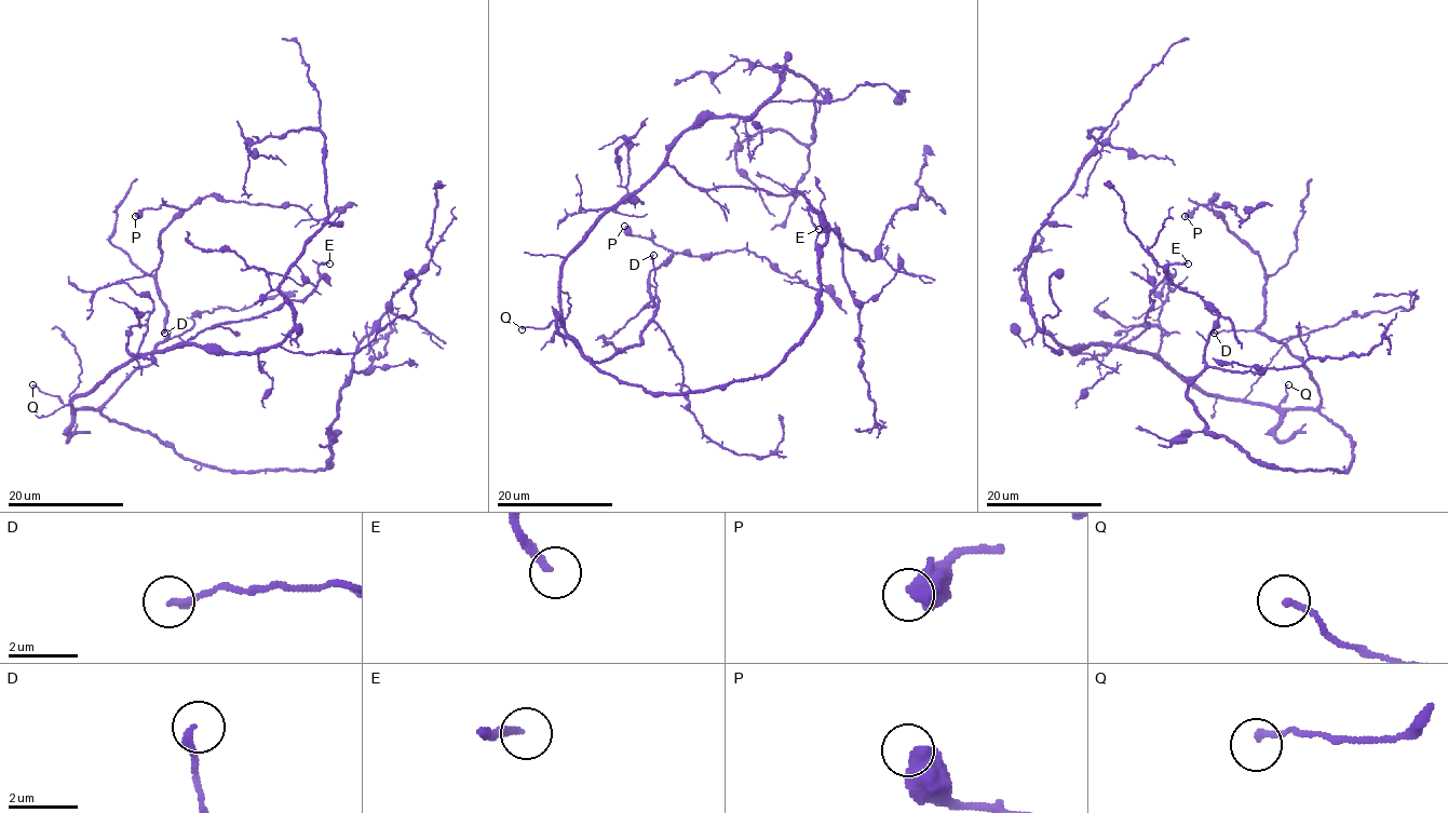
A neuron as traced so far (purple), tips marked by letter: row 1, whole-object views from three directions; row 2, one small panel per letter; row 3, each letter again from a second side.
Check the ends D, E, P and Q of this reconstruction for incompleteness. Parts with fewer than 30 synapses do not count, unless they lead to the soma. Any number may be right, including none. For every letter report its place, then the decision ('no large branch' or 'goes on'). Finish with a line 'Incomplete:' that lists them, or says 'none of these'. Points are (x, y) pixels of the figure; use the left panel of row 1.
D: at (164, 333); no large branch
E: at (329, 263); no large branch
P: at (135, 216); no large branch
Q: at (32, 384); no large branch
Incomplete: none of these

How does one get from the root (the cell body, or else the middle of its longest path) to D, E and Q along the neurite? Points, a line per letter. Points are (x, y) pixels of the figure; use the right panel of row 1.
D: (1263, 405), (1315, 408), (1321, 397), (1318, 383), (1306, 366), (1273, 339), (1243, 330), (1214, 333)
E: (1263, 405), (1205, 395), (1161, 357), (1124, 344), (1148, 325), (1154, 301), (1150, 294), (1166, 269), (1188, 263)
Q: (1263, 405), (1279, 405), (1286, 396), (1288, 384)

